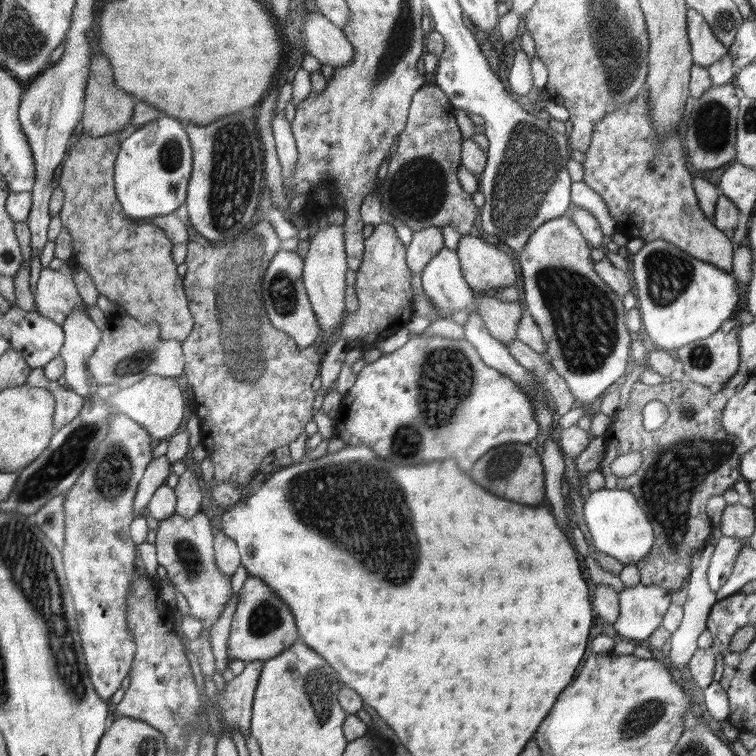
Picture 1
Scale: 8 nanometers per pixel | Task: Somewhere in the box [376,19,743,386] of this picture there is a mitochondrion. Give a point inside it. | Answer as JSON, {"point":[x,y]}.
{"point":[583,315]}

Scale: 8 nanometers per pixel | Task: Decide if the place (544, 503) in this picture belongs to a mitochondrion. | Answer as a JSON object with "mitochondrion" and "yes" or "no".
{"mitochondrion":"no"}

